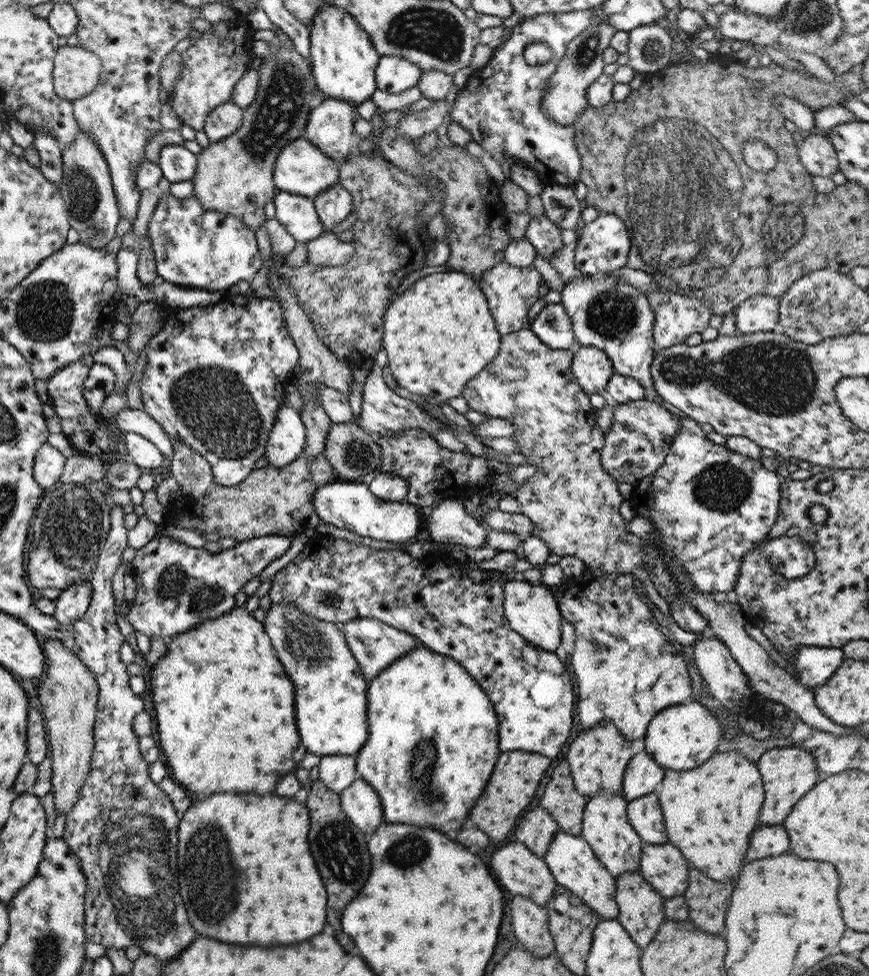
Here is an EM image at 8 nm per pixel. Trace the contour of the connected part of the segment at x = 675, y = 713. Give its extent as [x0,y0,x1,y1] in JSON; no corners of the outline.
[644,699,722,770]

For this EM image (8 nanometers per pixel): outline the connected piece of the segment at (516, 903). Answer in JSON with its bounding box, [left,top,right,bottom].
[509,895,554,957]

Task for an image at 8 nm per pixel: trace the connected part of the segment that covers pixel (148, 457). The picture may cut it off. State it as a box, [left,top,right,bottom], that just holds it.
[122,432,164,471]

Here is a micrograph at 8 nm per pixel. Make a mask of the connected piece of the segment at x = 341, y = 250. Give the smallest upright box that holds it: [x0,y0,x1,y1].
[306,230,354,266]

